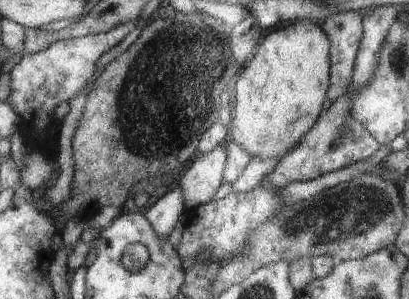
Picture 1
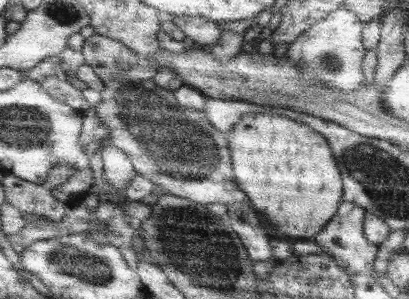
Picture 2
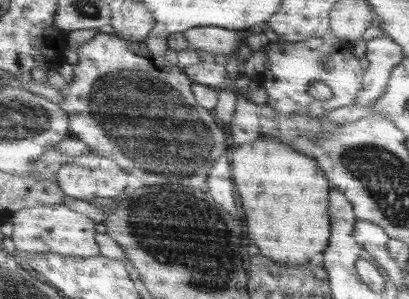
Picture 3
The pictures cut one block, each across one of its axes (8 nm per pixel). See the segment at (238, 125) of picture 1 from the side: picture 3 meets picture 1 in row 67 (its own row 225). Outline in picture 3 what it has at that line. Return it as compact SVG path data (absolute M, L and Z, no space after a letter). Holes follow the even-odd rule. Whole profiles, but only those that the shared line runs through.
M261 138L255 142L241 144L233 150L231 150L233 178L235 178L239 198L245 204L243 206L245 220L247 220L245 224L249 228L247 236L251 238L251 242L257 244L265 256L289 266L301 266L321 258L321 254L329 248L329 242L333 236L333 224L331 224L333 186L325 170L319 168L317 158L309 158L309 154L305 156L305 152L301 152L293 144L287 144L281 138Z

